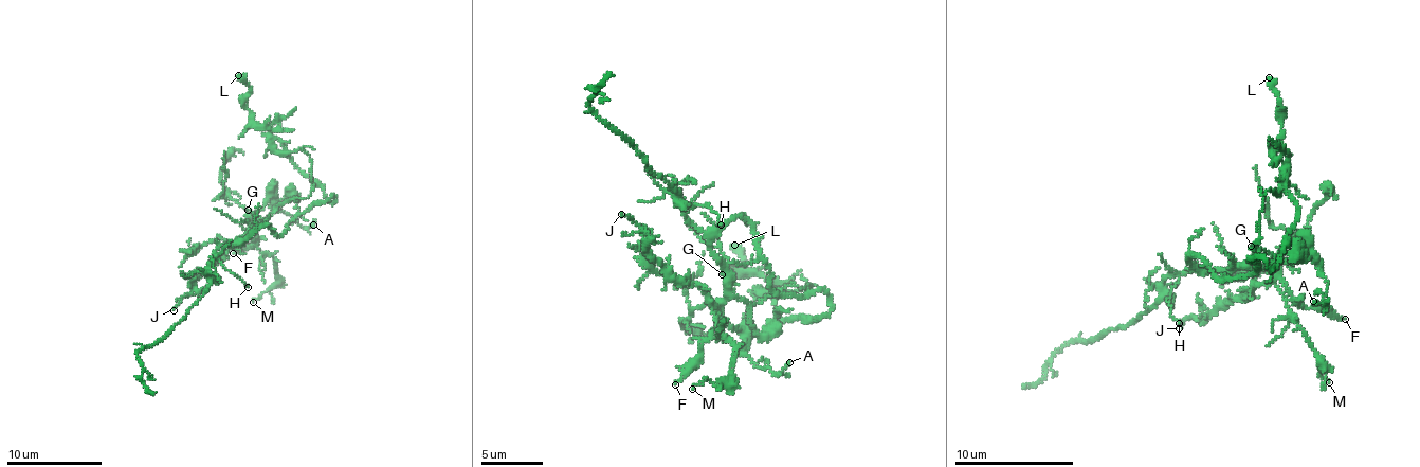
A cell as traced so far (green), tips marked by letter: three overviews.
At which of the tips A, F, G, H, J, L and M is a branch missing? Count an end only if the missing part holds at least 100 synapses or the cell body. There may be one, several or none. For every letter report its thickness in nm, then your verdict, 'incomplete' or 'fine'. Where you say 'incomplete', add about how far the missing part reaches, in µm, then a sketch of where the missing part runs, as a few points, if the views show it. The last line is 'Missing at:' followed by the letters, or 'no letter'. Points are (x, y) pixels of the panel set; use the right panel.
A: calibre 80 nm; fine
F: calibre 200 nm; fine
G: calibre 110 nm; fine
H: calibre 120 nm; fine
J: calibre 180 nm; fine
L: calibre 440 nm; fine
M: calibre 120 nm; fine
Missing at: no letter

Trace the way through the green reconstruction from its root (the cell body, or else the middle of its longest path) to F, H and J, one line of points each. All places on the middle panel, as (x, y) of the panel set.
F: (764, 256), (751, 227), (738, 216), (711, 244), (725, 298), (716, 330), (675, 384)
H: (764, 256), (751, 227), (738, 216), (702, 231), (685, 218), (685, 209), (711, 209), (721, 225)
J: (764, 256), (738, 216), (716, 235), (711, 255), (725, 298), (717, 308), (651, 254), (645, 232), (621, 214)

